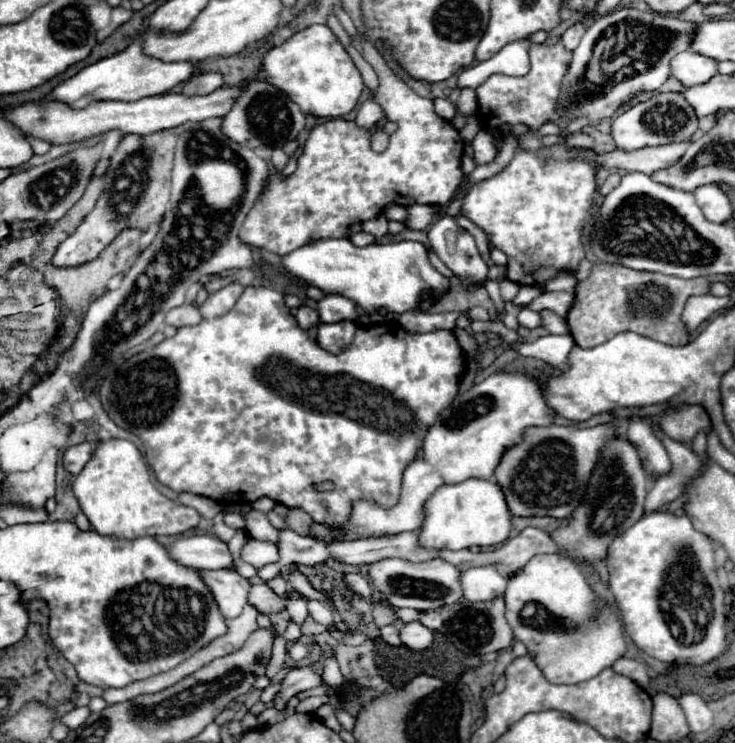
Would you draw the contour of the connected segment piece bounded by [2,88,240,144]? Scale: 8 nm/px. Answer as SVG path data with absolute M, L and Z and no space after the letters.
M218 88L212 94L192 96L192 98L176 92L168 92L160 96L142 98L138 102L116 102L116 100L90 102L90 106L82 110L70 110L66 102L42 100L42 102L24 102L20 106L4 110L2 114L8 122L14 122L14 126L18 126L26 136L40 138L48 144L72 144L110 130L120 130L122 134L146 136L146 134L182 126L184 122L200 122L210 116L224 116L232 108L238 92L240 88Z

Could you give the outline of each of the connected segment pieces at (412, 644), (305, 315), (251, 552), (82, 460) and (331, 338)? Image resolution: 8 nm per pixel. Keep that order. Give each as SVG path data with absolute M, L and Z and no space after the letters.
M410 622L410 624L402 626L400 638L402 638L402 644L406 644L412 650L426 650L426 648L430 648L430 644L434 640L434 632L426 626L422 626L420 622Z
M300 306L300 308L298 308L296 320L298 320L298 324L302 326L302 330L308 330L308 328L312 328L312 326L320 324L318 312L316 312L316 310L312 310L312 308L308 308L308 306Z
M248 538L246 546L242 548L242 560L252 564L254 568L262 568L264 564L278 562L278 548L274 542L262 542L256 538Z
M98 440L70 446L70 448L64 452L64 466L66 466L66 470L72 472L72 474L80 474L82 468L86 466L86 462L90 462L90 458L94 456L96 446L98 446Z
M342 320L334 324L320 324L318 326L318 344L328 352L338 354L346 350L346 346L352 342L356 329L357 325L350 320Z

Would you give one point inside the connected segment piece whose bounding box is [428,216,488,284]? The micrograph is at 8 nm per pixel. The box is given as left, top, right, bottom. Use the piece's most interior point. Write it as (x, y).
(453, 245)

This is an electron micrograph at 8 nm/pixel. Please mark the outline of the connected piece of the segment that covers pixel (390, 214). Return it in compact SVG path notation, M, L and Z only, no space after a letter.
M390 204L390 206L386 206L384 214L386 214L388 220L400 220L400 222L406 220L406 208L404 208L404 206L398 206L398 204Z

